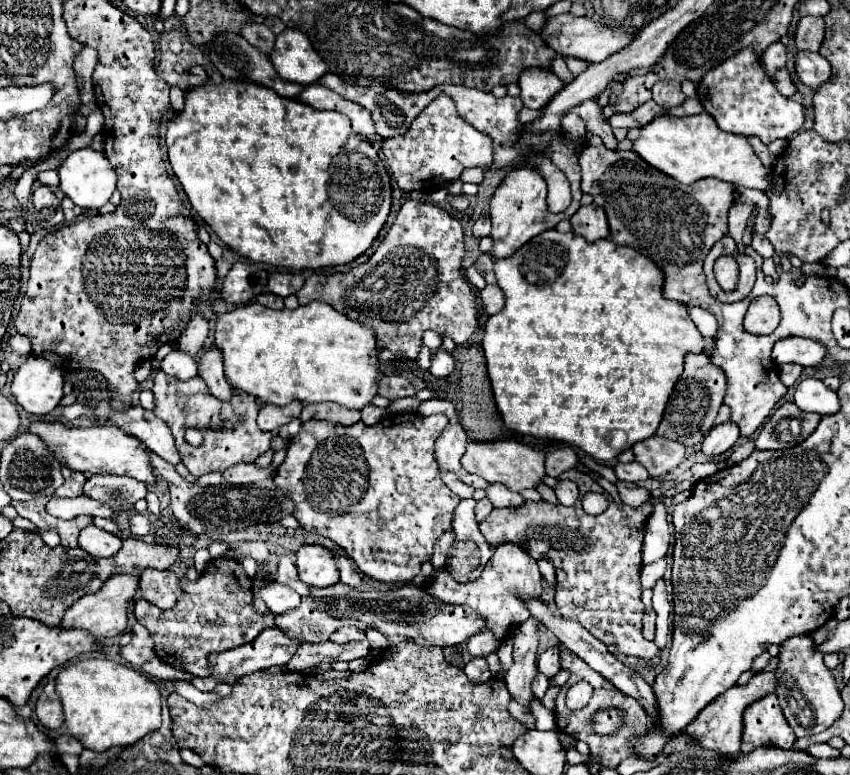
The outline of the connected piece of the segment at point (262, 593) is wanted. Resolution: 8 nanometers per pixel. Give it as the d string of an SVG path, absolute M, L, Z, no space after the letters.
M271 582L271 584L263 586L259 590L259 598L269 606L269 610L273 614L291 610L293 606L297 606L301 602L301 596L295 590L291 590L289 586L283 586L279 582Z

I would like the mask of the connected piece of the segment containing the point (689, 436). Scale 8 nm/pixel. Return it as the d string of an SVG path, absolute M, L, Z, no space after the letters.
M705 352L685 354L685 370L667 402L663 420L657 428L657 436L675 440L683 446L701 444L703 438L713 428L713 420L719 412L723 396L725 396L725 372L721 372L721 368L713 368L711 356L707 356Z

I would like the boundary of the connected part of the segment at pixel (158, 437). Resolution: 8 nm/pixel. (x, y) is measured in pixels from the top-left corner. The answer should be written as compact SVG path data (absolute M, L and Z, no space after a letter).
M133 406L127 412L115 412L111 420L115 422L115 426L121 426L129 434L137 436L149 450L159 454L163 460L171 464L181 462L169 426L163 420L159 420L153 412L143 410L141 406Z

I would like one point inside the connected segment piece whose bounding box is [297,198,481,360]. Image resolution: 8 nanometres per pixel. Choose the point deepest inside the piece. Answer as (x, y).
(413, 283)

